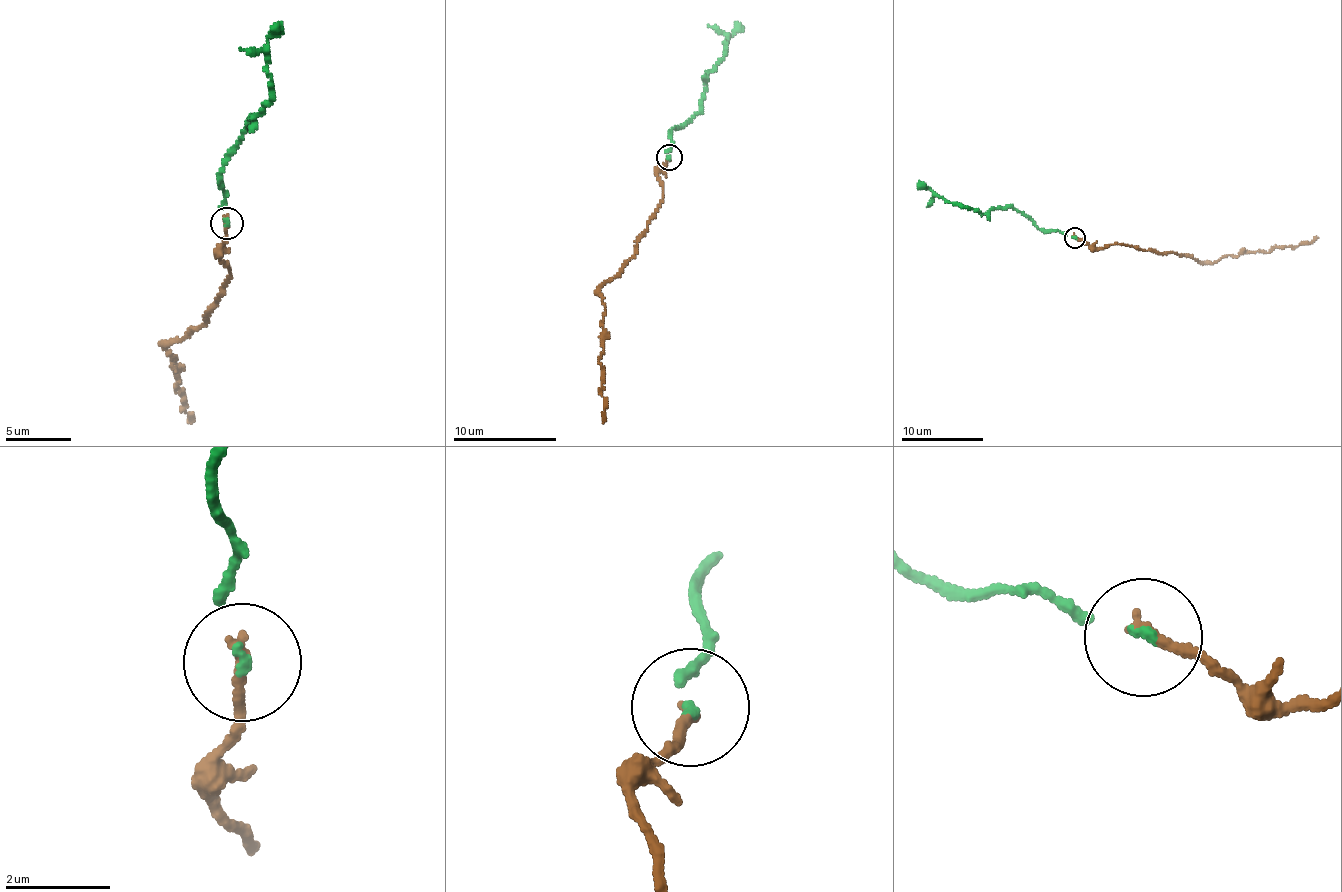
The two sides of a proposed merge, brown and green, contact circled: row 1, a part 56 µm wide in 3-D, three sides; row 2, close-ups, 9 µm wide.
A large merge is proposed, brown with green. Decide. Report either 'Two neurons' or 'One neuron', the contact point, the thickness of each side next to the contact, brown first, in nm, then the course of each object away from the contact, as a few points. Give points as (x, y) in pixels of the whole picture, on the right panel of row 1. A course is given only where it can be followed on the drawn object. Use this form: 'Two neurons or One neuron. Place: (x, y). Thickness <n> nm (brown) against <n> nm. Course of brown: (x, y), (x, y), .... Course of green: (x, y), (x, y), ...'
One neuron. Place: (1074, 238). Thickness 240 nm (brown) against 90 nm. Course of brown: (1074, 236), (1095, 248), (1123, 243), (1160, 253), (1172, 251), (1205, 263), (1229, 255), (1308, 244), (1316, 236). Course of green: (1074, 238), (1039, 228), (1015, 209), (1002, 208), (981, 213), (959, 206), (917, 183)

